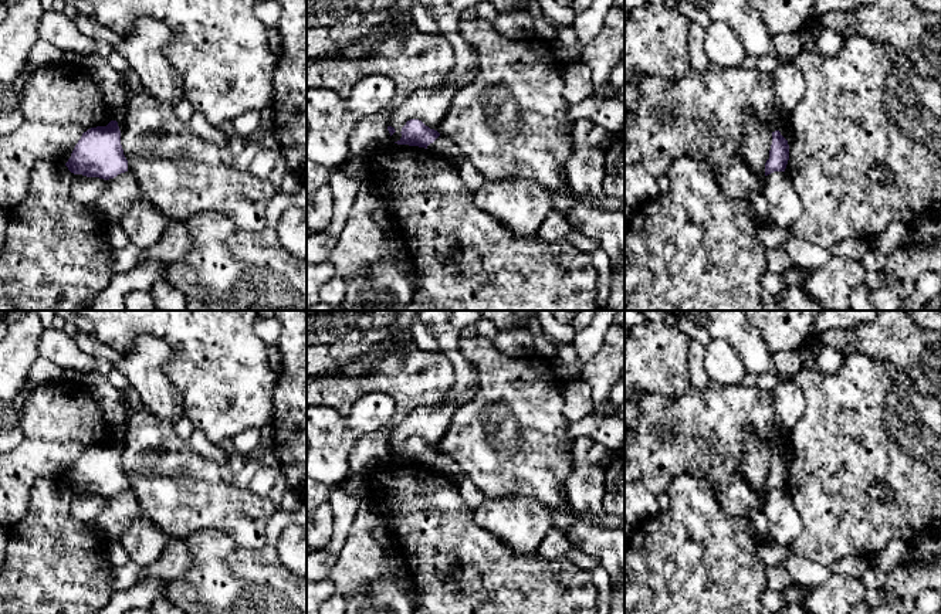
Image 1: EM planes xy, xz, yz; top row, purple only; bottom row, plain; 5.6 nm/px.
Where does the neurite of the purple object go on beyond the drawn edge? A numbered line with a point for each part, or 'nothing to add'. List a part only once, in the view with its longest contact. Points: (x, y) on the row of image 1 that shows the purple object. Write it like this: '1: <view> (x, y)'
nothing to add

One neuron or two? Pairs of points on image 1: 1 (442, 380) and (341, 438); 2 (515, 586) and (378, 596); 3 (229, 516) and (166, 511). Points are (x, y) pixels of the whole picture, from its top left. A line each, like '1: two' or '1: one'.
1: two
2: two
3: one

